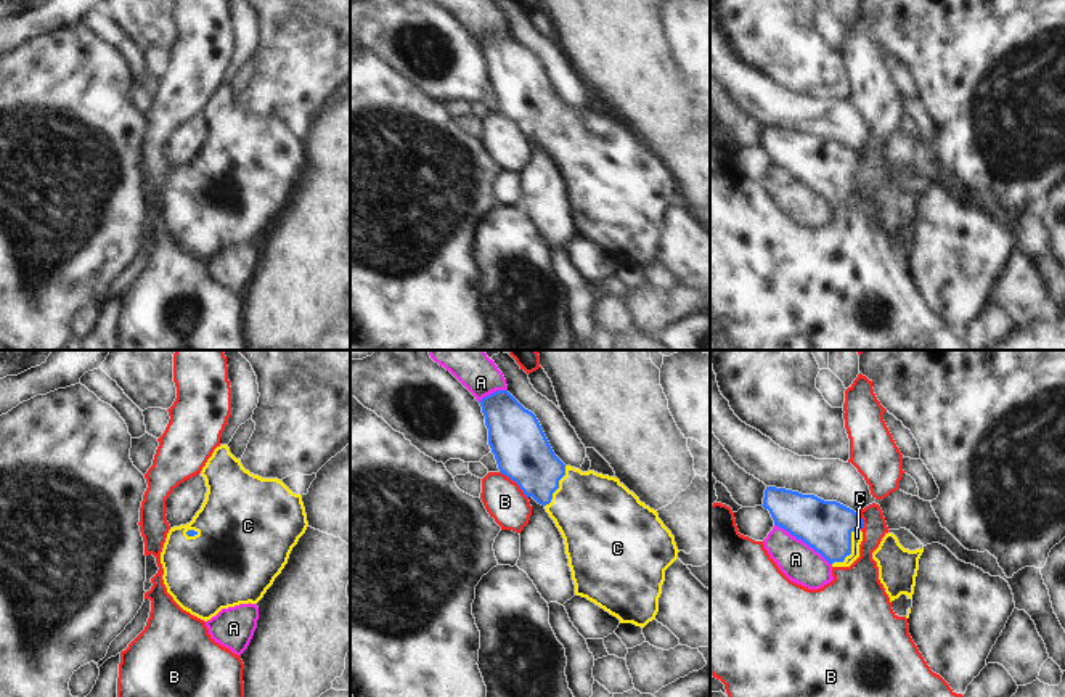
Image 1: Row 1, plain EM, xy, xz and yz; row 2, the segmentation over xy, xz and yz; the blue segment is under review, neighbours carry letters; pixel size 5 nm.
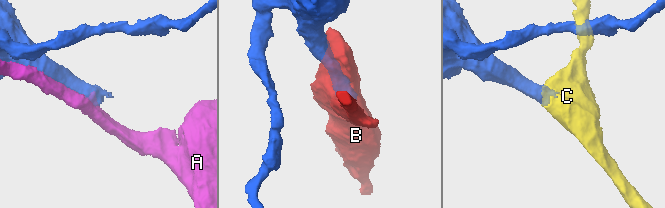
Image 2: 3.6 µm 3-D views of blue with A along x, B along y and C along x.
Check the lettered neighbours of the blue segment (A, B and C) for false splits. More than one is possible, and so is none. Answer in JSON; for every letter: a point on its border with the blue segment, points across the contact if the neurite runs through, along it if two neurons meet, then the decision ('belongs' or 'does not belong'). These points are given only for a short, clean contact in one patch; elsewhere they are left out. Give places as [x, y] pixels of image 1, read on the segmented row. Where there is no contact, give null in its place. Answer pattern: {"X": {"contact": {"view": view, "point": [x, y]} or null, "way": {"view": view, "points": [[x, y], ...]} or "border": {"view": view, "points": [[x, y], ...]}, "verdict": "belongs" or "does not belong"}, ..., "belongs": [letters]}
{"A": {"contact": {"view": "yz", "point": [803, 542]}, "verdict": "does not belong"}, "B": {"contact": {"view": "xz", "point": [516, 482]}, "border": {"view": "xz", "points": [[500, 471], [527, 498]]}, "verdict": "does not belong"}, "C": {"contact": {"view": "yz", "point": [850, 550]}, "way": {"view": "yz", "points": [[824, 525], [850, 550], [856, 537]]}, "verdict": "belongs"}, "belongs": ["C"]}

